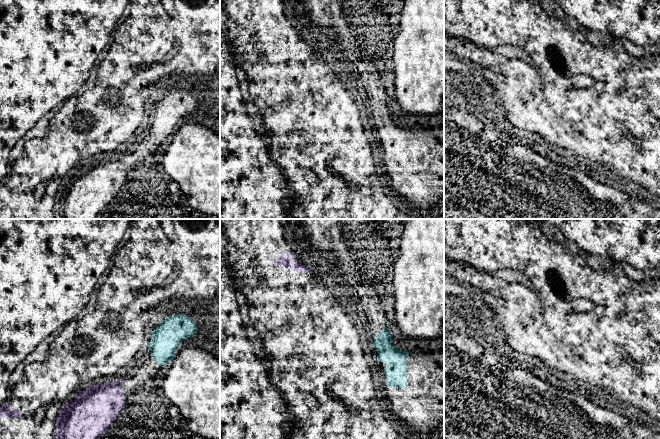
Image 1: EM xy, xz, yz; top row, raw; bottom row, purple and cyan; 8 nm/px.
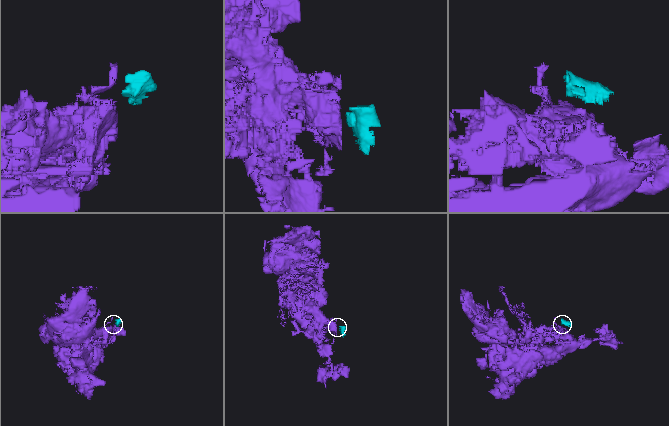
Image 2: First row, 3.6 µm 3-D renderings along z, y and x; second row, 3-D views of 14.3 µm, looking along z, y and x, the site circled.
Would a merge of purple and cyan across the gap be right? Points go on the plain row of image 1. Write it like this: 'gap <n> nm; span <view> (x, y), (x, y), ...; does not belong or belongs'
gap 300 nm; span xy (123, 155), (154, 135); belongs

